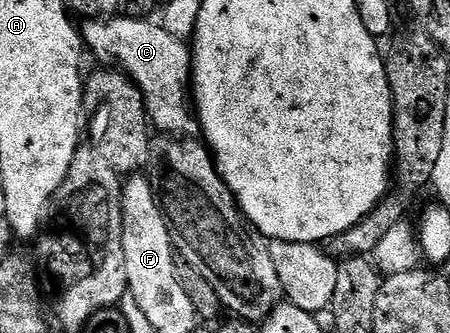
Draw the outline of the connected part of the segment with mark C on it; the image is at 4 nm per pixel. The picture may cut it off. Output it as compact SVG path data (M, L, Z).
M104 17L84 22L81 38L86 50L90 54L92 51L103 62L100 64L114 65L134 81L143 94L148 120L156 132L167 137L195 137L200 134L199 117L193 110L193 51L184 40L171 36L158 22L122 17Z

